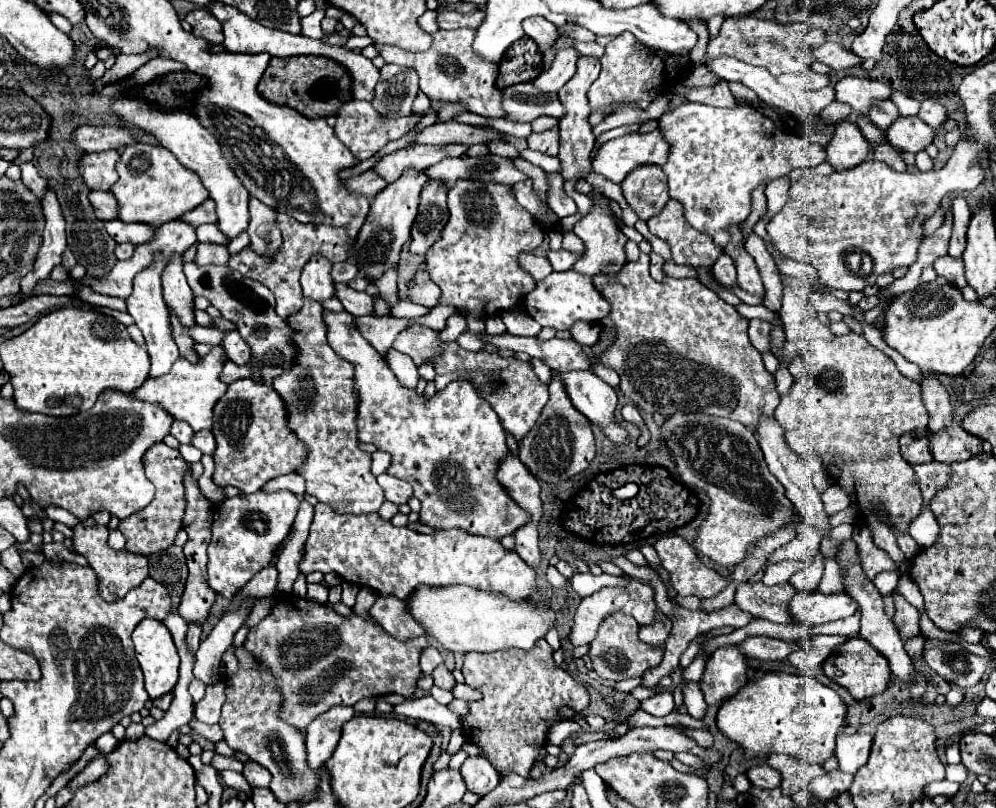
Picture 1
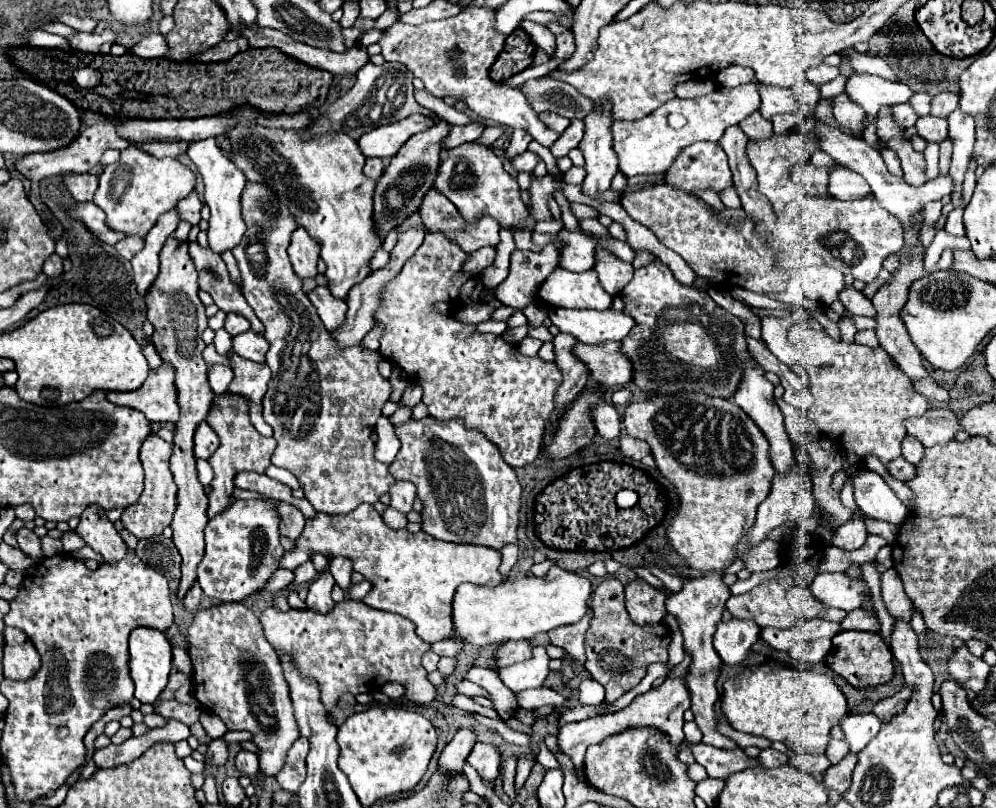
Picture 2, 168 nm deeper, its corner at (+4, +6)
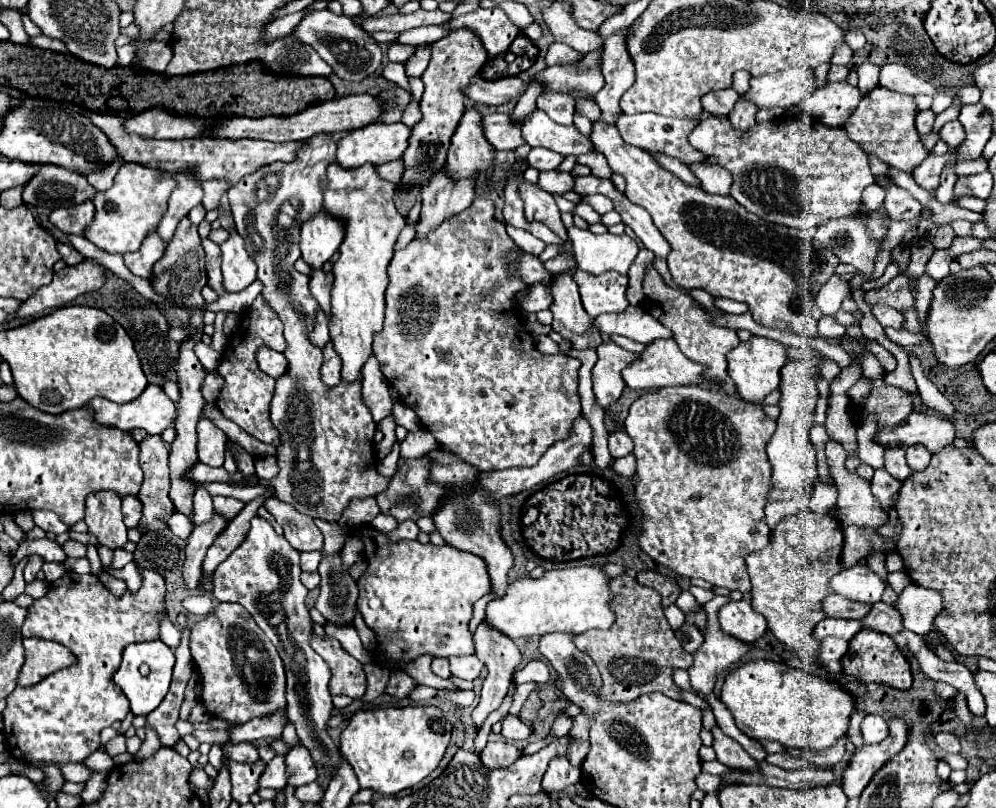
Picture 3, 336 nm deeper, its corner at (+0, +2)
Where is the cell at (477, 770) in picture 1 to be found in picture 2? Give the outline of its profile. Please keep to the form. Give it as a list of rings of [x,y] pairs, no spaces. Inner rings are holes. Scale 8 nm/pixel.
[[[476,743],[466,761],[486,783],[496,781],[496,777],[500,775],[500,751],[490,743]]]

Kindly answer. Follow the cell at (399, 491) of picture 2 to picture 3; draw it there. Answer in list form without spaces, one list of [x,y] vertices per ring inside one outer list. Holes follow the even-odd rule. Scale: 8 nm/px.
[[[404,521],[400,523],[394,531],[390,531],[390,541],[408,541],[408,539],[416,539],[420,533],[418,525],[414,521]]]

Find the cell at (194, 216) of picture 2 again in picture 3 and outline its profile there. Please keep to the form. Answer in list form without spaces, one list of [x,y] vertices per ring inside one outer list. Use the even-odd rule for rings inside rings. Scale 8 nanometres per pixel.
[[[212,179],[212,181],[204,181],[202,183],[202,189],[204,189],[204,207],[210,211],[210,209],[216,209],[220,205],[220,197],[232,187],[230,181],[224,181],[224,179]]]

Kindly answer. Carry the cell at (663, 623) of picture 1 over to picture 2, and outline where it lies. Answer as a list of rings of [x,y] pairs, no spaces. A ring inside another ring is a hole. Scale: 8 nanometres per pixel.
[[[632,581],[626,587],[626,609],[630,613],[630,619],[636,621],[636,625],[656,625],[662,621],[666,607],[664,607],[666,595],[648,585],[646,581]]]

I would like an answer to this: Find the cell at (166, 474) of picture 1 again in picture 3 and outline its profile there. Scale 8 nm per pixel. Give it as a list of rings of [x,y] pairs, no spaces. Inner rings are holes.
[[[148,435],[140,445],[140,467],[144,471],[144,483],[140,487],[140,501],[144,503],[144,513],[140,527],[146,525],[148,531],[168,525],[174,513],[174,505],[168,497],[168,447],[160,435]]]

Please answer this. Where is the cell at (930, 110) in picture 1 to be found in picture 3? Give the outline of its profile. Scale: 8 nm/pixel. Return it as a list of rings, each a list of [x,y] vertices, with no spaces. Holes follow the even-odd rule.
[[[972,83],[972,85],[966,85],[964,89],[960,89],[958,95],[960,95],[960,99],[962,99],[964,103],[972,103],[972,101],[980,99],[980,89]]]

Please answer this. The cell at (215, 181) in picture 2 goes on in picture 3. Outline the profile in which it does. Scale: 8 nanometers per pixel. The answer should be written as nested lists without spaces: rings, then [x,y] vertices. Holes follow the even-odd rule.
[[[232,231],[228,241],[224,241],[224,245],[220,245],[222,249],[222,285],[228,293],[236,293],[236,291],[244,291],[250,283],[256,281],[256,263],[254,259],[248,255],[248,251],[244,249],[244,241],[242,237]]]

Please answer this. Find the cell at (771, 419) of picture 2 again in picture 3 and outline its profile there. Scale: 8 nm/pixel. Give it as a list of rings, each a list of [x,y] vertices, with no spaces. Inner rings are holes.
[[[752,335],[748,341],[740,341],[740,345],[736,345],[728,353],[728,357],[726,357],[726,361],[728,361],[728,375],[736,383],[738,395],[742,399],[760,405],[762,399],[768,393],[772,393],[774,389],[778,389],[778,385],[780,385],[780,369],[788,361],[786,349],[788,347],[782,345],[782,343],[778,343],[778,341],[772,341],[768,337]]]

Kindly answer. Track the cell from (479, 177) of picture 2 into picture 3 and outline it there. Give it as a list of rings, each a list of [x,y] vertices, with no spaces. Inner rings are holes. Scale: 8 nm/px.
[[[468,105],[450,139],[446,169],[454,179],[474,173],[482,175],[486,169],[494,169],[492,157],[492,145],[486,141],[482,129],[482,113]]]

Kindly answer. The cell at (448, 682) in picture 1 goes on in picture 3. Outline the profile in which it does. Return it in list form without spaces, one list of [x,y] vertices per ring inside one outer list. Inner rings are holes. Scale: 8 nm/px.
[[[466,655],[466,657],[450,657],[450,669],[454,677],[474,681],[482,673],[484,663],[476,655]]]

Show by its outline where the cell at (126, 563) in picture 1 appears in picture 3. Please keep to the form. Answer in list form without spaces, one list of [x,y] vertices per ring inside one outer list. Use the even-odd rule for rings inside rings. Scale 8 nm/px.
[[[98,491],[86,499],[86,525],[100,545],[108,549],[120,549],[126,539],[126,525],[120,511],[122,499],[114,491]]]

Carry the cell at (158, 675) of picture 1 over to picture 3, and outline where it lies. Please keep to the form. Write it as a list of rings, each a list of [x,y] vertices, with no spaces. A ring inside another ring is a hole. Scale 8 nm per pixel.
[[[160,639],[156,641],[148,641],[148,643],[132,643],[124,649],[122,655],[122,665],[114,675],[116,685],[124,691],[124,695],[130,701],[130,713],[132,715],[148,715],[150,711],[154,711],[162,699],[168,693],[170,687],[170,679],[172,679],[172,667],[174,667],[174,653],[168,645],[164,645]],[[146,663],[150,667],[150,675],[142,677],[138,667]]]

